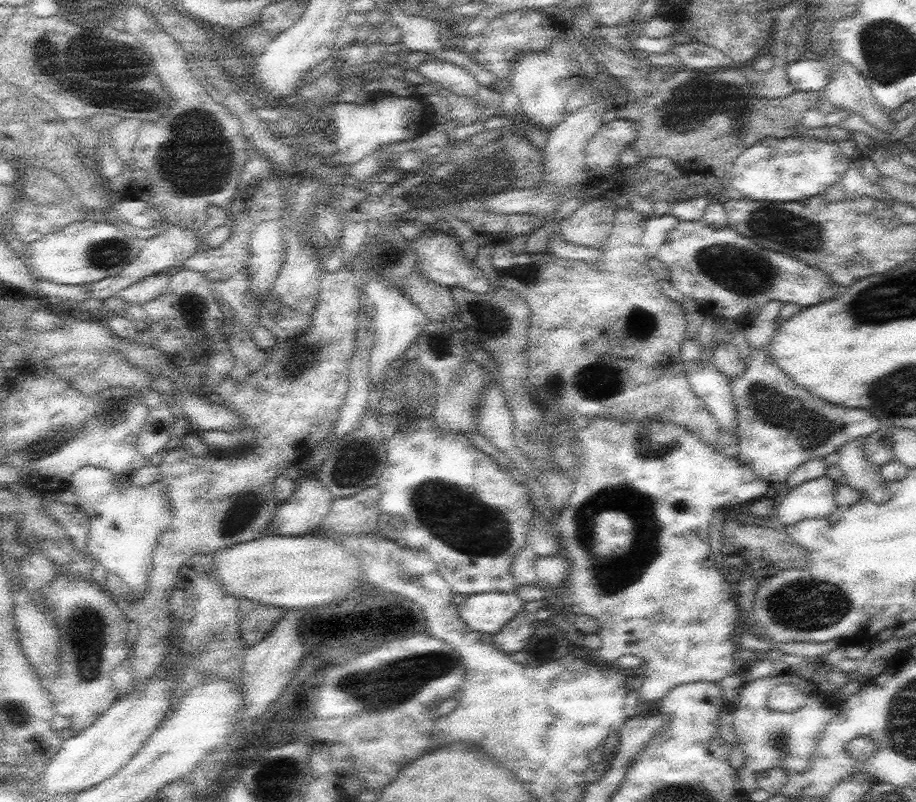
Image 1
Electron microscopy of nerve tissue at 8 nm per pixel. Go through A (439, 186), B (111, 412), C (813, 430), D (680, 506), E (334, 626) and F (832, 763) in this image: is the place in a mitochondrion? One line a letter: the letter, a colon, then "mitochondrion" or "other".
A: mitochondrion
B: mitochondrion
C: mitochondrion
D: other
E: other
F: other

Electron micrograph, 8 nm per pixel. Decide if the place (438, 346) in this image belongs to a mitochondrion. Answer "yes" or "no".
yes

